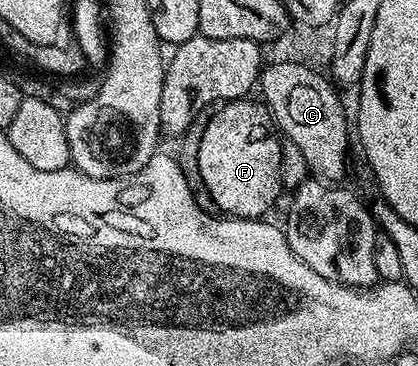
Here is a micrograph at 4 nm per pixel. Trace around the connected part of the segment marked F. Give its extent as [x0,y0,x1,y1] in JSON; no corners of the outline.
[199,97,285,219]

